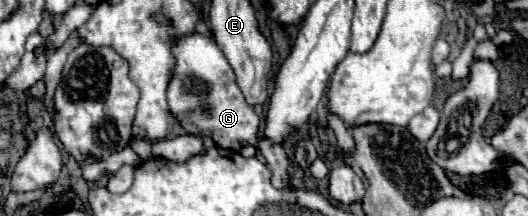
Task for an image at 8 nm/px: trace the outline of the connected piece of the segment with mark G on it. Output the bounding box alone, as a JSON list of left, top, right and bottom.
[168,33,290,189]

